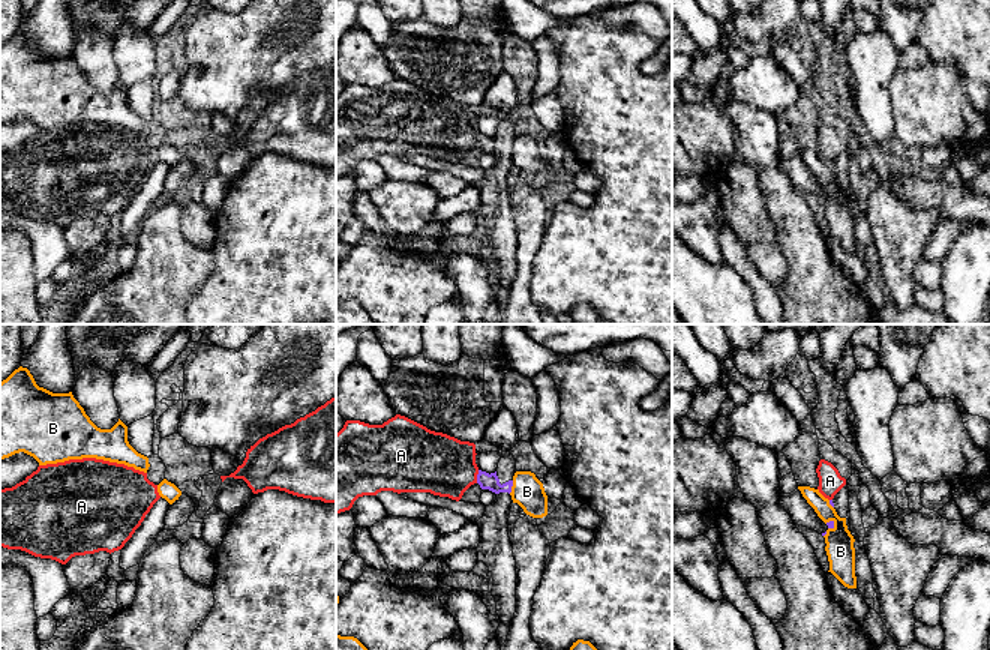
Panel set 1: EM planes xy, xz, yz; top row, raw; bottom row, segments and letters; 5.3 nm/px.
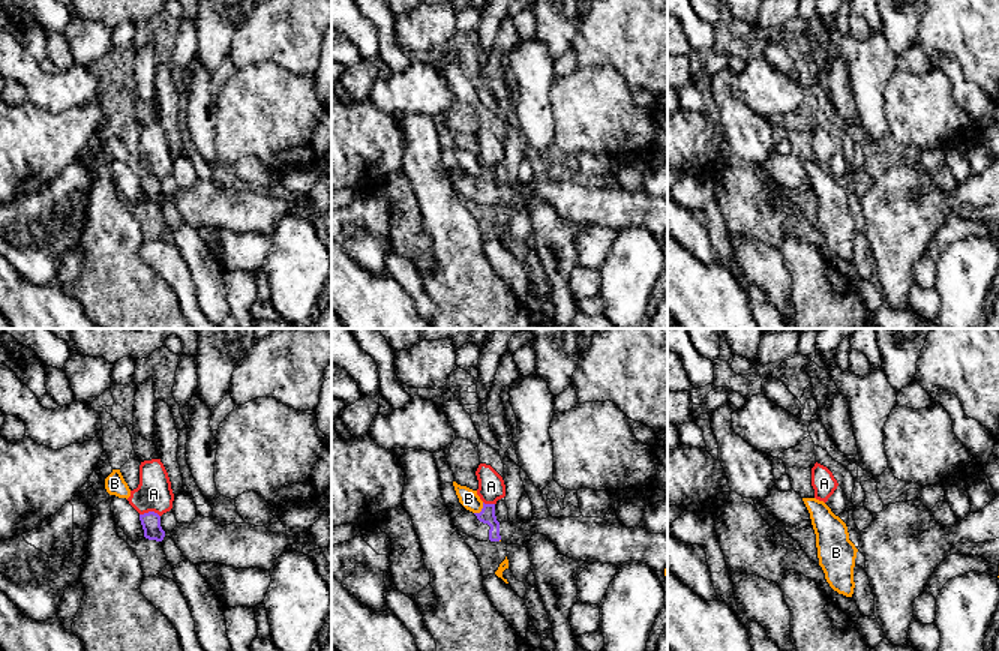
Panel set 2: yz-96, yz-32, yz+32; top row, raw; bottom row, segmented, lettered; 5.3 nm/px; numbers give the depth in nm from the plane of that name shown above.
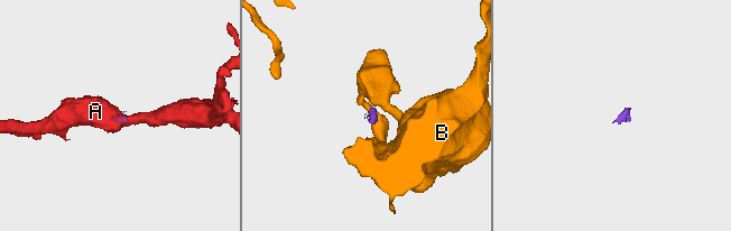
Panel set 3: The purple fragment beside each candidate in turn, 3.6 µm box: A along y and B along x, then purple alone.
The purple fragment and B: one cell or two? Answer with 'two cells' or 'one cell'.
two cells

